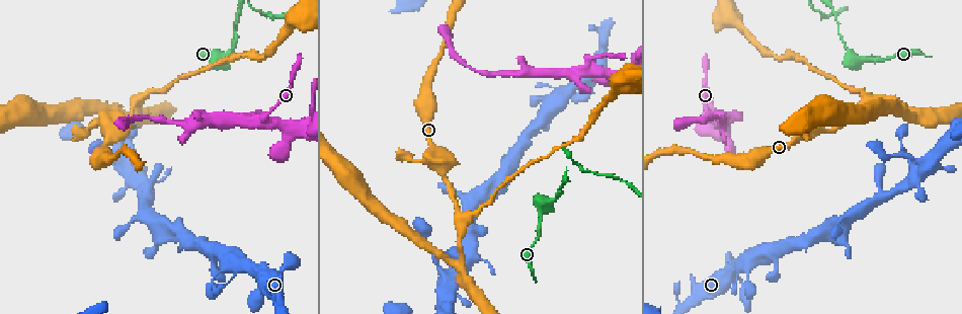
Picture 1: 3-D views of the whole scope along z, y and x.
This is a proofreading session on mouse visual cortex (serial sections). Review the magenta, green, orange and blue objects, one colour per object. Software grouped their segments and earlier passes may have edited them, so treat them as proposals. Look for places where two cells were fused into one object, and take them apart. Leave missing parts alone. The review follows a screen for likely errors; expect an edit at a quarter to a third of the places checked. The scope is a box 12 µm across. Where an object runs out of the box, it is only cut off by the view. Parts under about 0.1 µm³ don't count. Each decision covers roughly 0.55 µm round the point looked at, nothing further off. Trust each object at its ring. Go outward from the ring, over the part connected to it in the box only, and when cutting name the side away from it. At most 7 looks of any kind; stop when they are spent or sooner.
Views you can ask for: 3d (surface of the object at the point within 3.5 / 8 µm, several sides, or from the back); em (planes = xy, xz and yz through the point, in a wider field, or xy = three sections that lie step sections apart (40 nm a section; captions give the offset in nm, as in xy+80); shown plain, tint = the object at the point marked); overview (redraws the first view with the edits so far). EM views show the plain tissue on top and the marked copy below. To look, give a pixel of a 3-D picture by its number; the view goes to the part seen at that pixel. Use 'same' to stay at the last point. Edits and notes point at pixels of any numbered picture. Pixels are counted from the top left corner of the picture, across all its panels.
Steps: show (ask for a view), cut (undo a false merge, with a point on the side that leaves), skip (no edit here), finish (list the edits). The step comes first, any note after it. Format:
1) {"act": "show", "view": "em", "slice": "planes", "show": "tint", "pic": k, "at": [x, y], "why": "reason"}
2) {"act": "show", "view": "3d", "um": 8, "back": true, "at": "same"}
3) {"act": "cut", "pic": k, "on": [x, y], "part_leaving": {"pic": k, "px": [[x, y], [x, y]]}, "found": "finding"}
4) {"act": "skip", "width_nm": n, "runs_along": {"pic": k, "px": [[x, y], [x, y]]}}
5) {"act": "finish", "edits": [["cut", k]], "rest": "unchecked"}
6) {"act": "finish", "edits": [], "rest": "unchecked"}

{"act": "show", "view": "3d", "um": 8, "pic": 1, "at": [913, 116], "why": "sharp bend"}

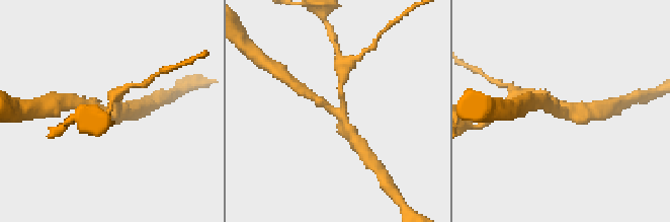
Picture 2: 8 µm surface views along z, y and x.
{"act": "show", "view": "3d", "um": 3.5, "pic": 2, "at": [563, 109]}

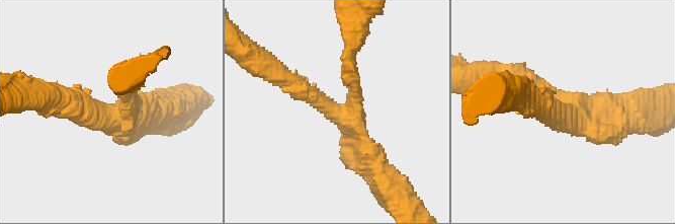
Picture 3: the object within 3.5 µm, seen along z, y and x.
{"act": "show", "view": "em", "slice": "xy", "step": 5, "show": "tint", "pic": 3, "at": [564, 111], "arms": 3, "arm_widths_nm": [200, 300, 350]}

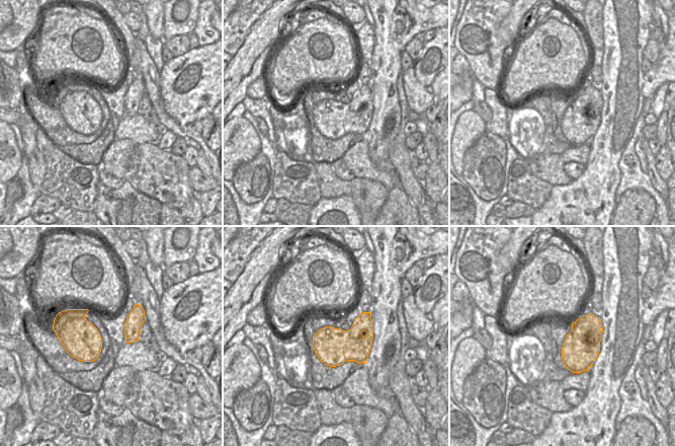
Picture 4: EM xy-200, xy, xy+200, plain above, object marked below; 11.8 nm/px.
{"act": "skip", "runs_along": {"pic": 3, "px": [[122, 74], [115, 115], [63, 99]]}, "found": "all the same cell"}

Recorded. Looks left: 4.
{"act": "show", "view": "3d", "um": 3.5, "pic": 1, "at": [924, 168], "why": "three arms meet"}

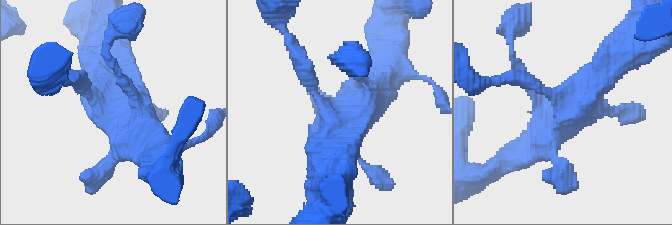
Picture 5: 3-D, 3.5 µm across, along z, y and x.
{"act": "show", "view": "em", "slice": "xy", "step": 5, "show": "tint", "pic": 5, "at": [568, 107]}

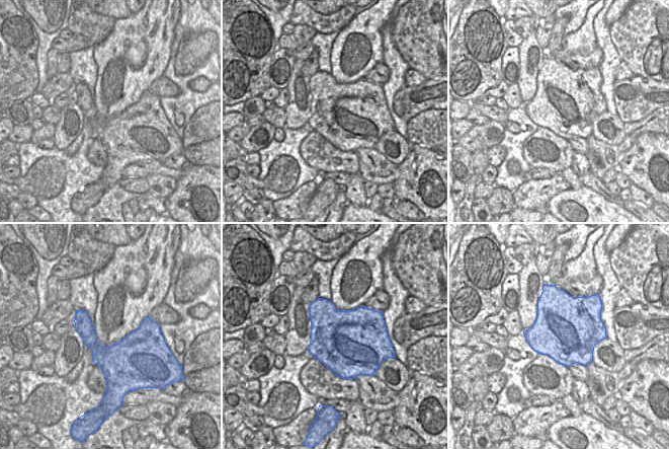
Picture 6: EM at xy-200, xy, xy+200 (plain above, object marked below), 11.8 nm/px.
{"act": "skip", "found": "one cell here"}

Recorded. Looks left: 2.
{"act": "show", "view": "3d", "um": 3.5, "pic": 1, "at": [233, 49]}

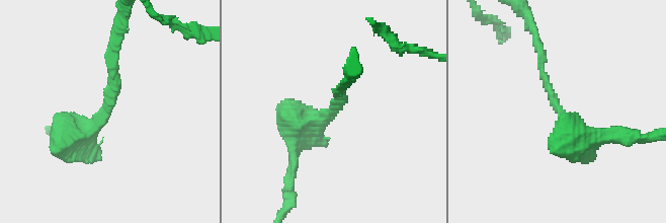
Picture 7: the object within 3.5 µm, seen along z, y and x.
{"act": "show", "view": "em", "slice": "xy", "step": 3, "show": "tint", "pic": 7, "at": [110, 109], "arm_widths_nm": [150, 350]}

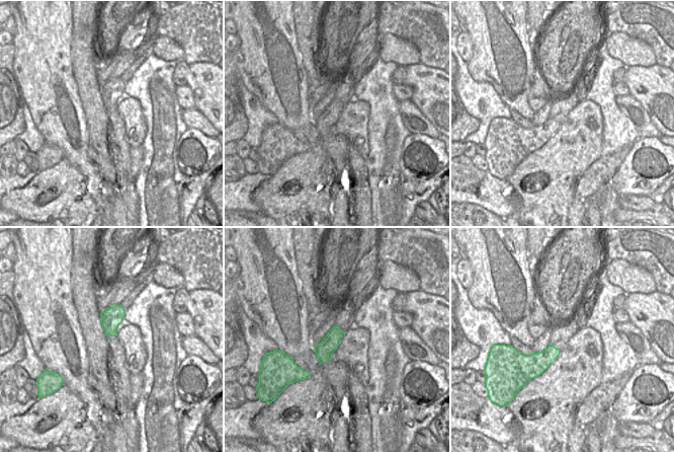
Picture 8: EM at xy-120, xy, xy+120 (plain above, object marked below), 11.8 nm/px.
{"act": "skip", "runs_along": {"pic": 7, "px": [[68, 139], [108, 110], [111, 46]]}, "found": "one cell here"}

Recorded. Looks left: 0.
{"act": "finish", "edits": [], "rest": "unchecked"}

